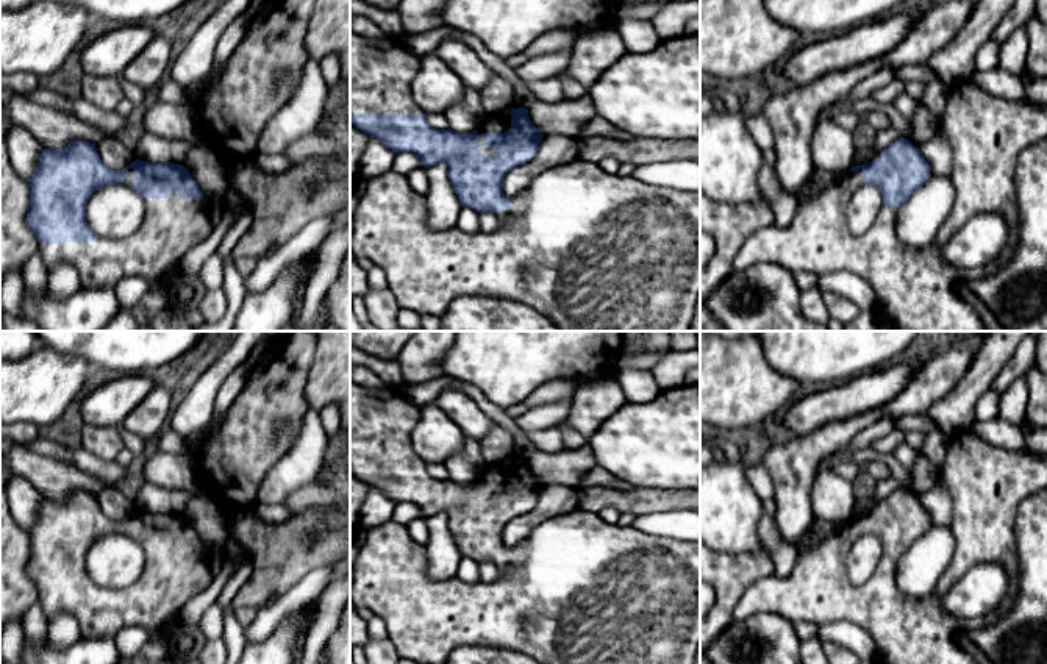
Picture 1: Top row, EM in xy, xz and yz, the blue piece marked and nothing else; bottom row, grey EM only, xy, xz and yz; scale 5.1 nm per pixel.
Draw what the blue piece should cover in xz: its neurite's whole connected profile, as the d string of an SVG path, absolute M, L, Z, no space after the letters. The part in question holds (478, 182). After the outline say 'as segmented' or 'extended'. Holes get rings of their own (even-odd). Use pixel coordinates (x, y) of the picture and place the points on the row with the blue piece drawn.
M350 31L350 122L370 137L380 139L395 153L414 153L425 169L431 169L441 162L445 164L448 167L450 183L461 205L478 212L494 212L503 222L503 227L492 233L466 233L456 225L431 228L427 225L425 198L411 189L406 175L389 170L367 181L364 192L359 195L358 206L352 214L355 228L350 237L350 256L367 258L384 270L388 289L395 297L400 309L411 309L419 316L431 314L441 317L455 298L461 295L481 295L522 302L549 317L561 331L689 331L700 297L700 191L680 191L675 187L649 184L633 175L619 177L617 173L606 173L600 169L599 162L578 158L569 164L544 170L516 197L508 198L503 194L503 178L514 167L533 159L544 137L544 134L531 123L528 109L514 105L513 108L489 114L480 120L472 133L467 134L455 133L450 128L436 130L428 123L425 111L417 106L411 94L411 83L419 69L420 56L416 56L402 47L395 39L370 39Z; extended

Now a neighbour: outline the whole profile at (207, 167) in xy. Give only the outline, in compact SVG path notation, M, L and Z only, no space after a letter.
M192 147L183 164L208 200L209 209L223 208L230 170L213 147Z

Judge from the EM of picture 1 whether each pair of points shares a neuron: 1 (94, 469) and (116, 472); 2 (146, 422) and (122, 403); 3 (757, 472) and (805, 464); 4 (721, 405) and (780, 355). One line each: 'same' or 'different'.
1: same
2: different
3: different
4: different

